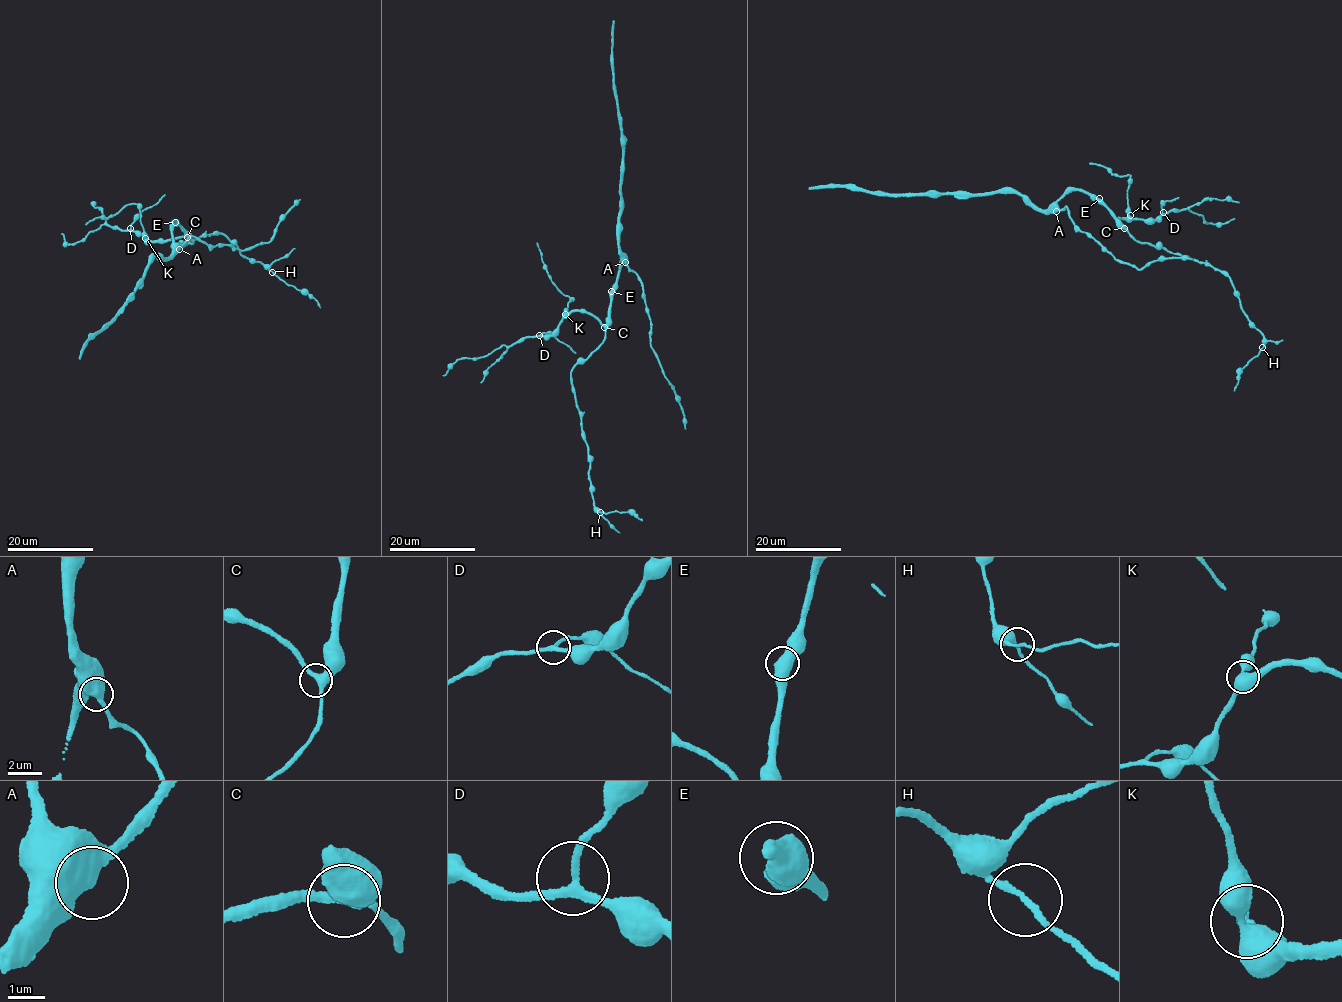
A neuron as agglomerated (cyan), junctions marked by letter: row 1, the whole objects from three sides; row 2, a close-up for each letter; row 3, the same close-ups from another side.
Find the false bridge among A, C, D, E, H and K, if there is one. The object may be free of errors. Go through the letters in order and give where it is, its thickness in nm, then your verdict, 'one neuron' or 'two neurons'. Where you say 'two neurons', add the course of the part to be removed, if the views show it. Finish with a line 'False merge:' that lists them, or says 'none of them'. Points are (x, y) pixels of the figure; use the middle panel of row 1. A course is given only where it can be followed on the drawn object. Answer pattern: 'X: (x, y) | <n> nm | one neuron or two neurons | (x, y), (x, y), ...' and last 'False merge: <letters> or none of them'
A: (625, 262) | 650 nm | one neuron
C: (604, 327) | 360 nm | one neuron
D: (539, 335) | 200 nm | one neuron
E: (611, 291) | 500 nm | one neuron
H: (600, 512) | 150 nm | one neuron
K: (565, 314) | 500 nm | one neuron
False merge: none of them

